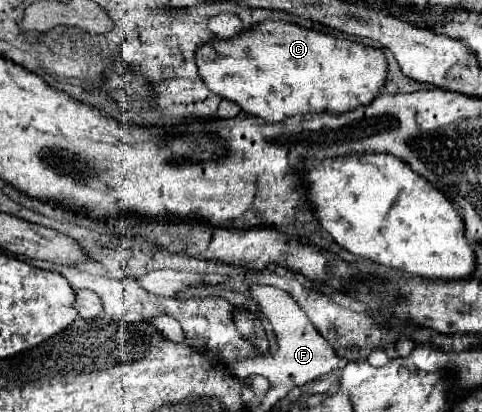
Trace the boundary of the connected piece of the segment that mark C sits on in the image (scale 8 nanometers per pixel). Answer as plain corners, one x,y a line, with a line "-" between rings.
266,20
250,28
242,36
230,40
216,38
214,42
204,44
196,50
196,64
204,84
214,94
236,102
250,116
258,116
270,122
282,122
284,118
296,114
342,114
352,112
358,106
368,106
374,102
374,98
386,84
388,72
386,56
382,54
382,50
370,44
334,38
330,34
302,28
298,24
282,20

